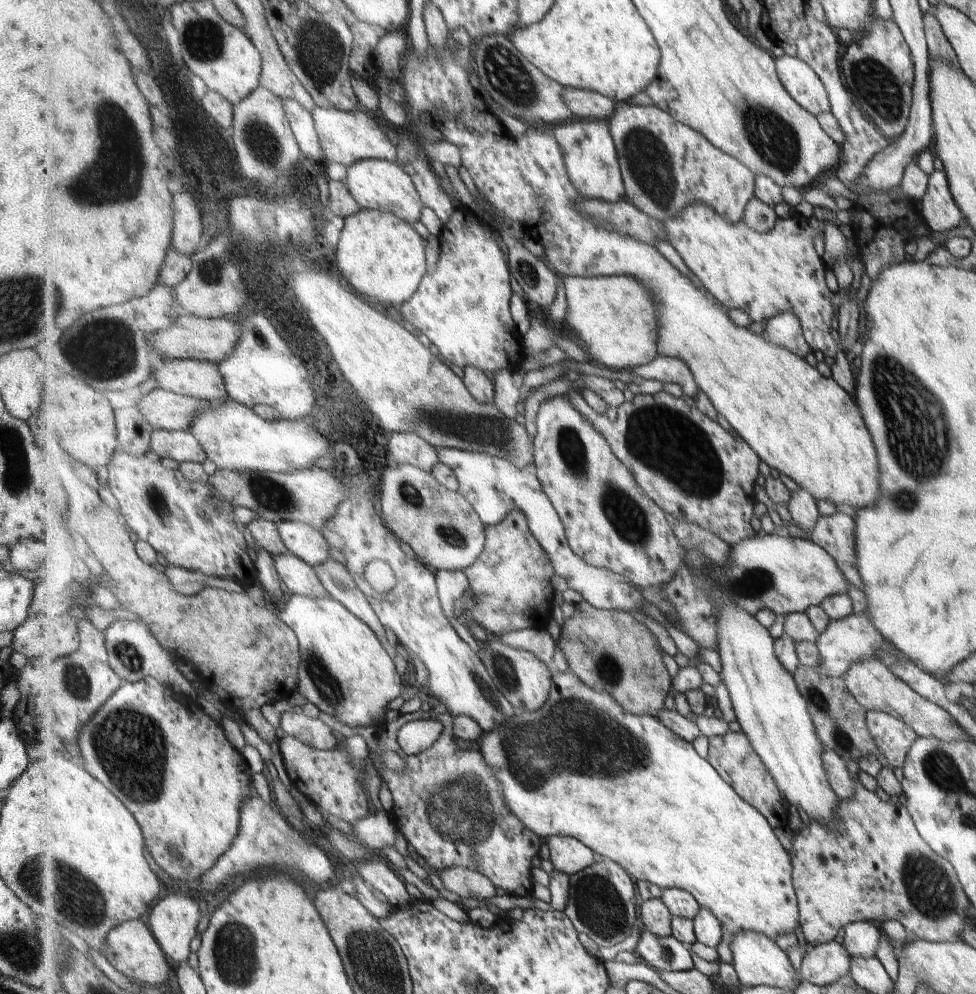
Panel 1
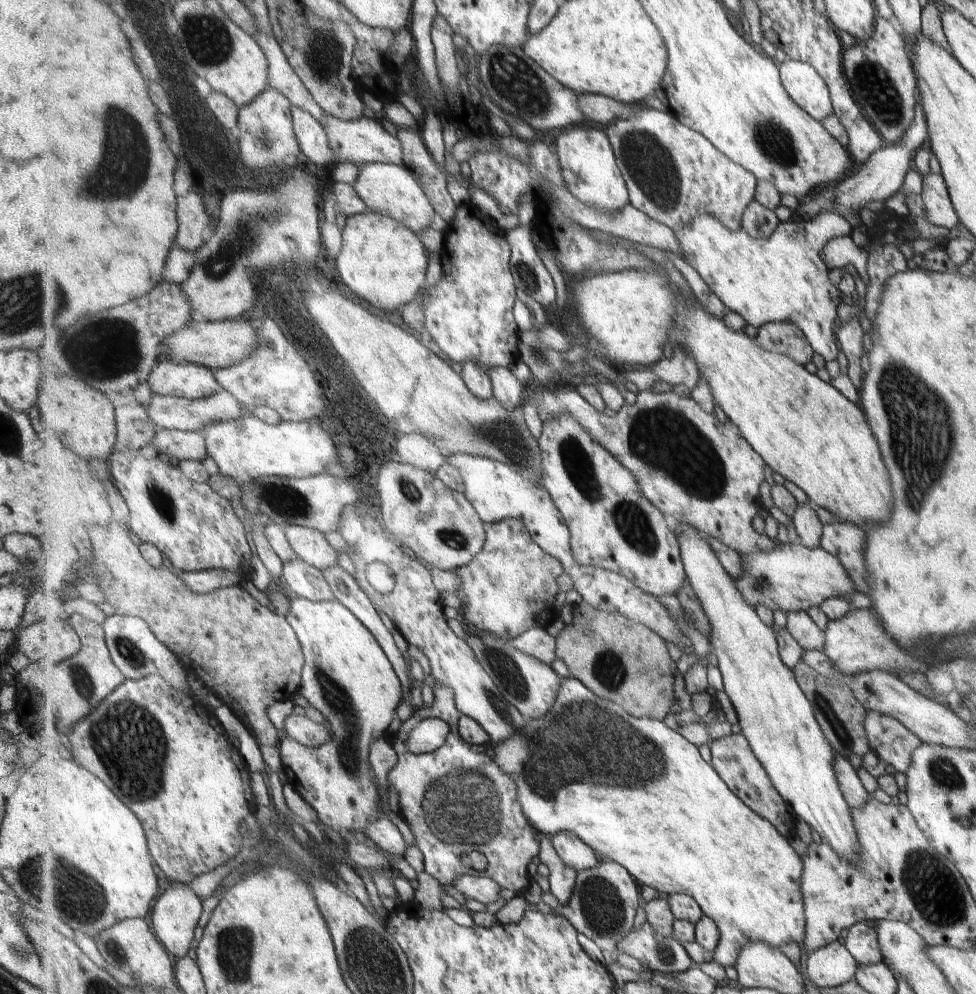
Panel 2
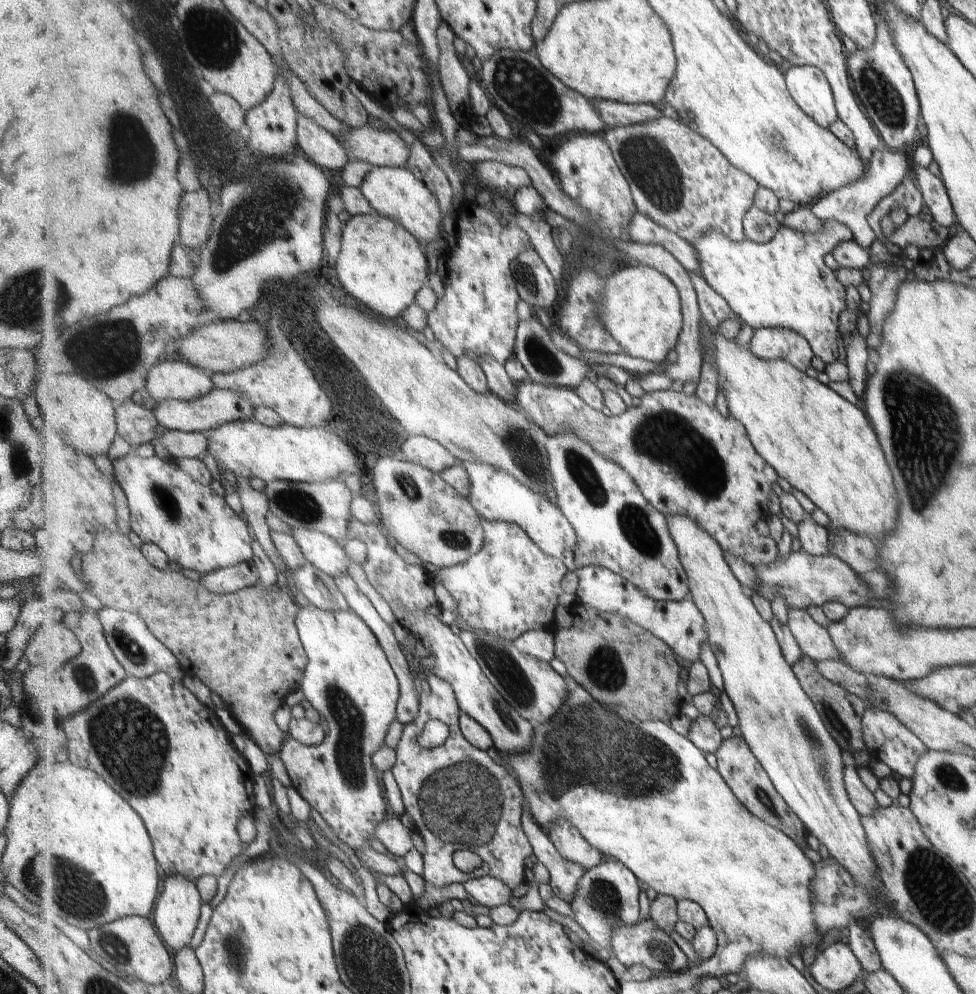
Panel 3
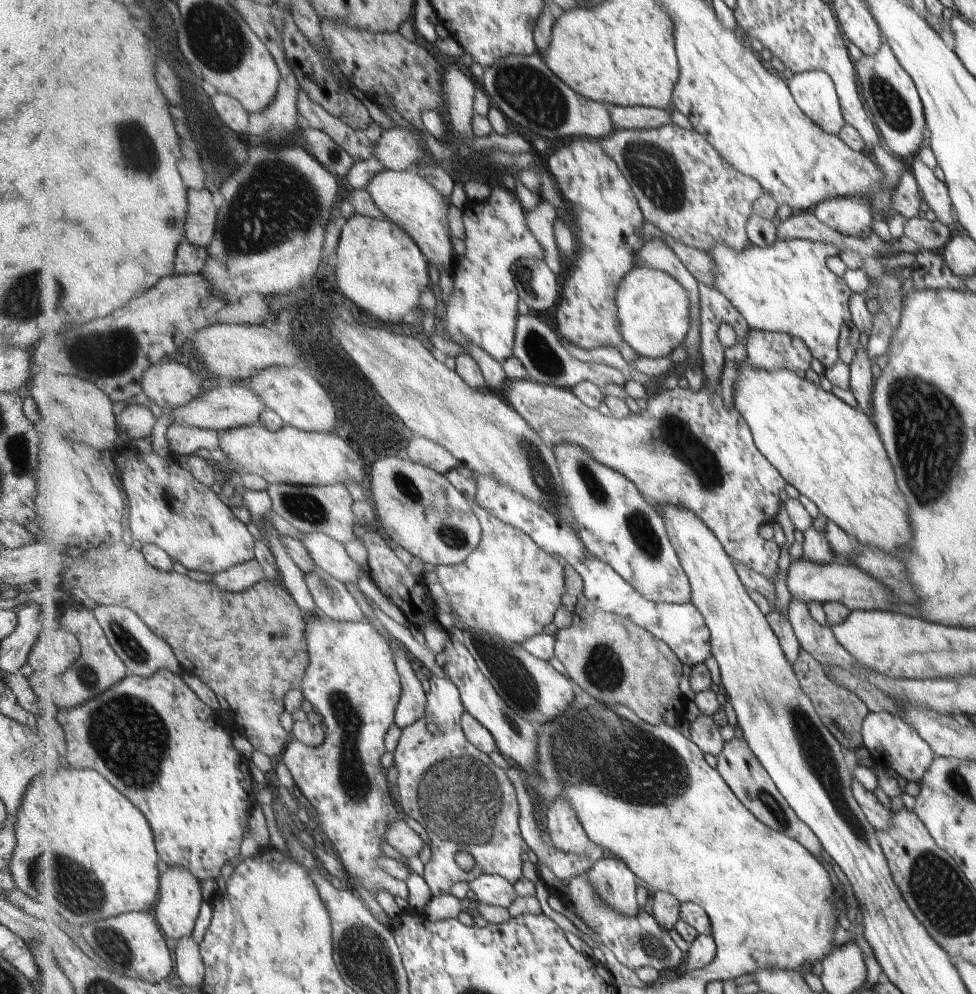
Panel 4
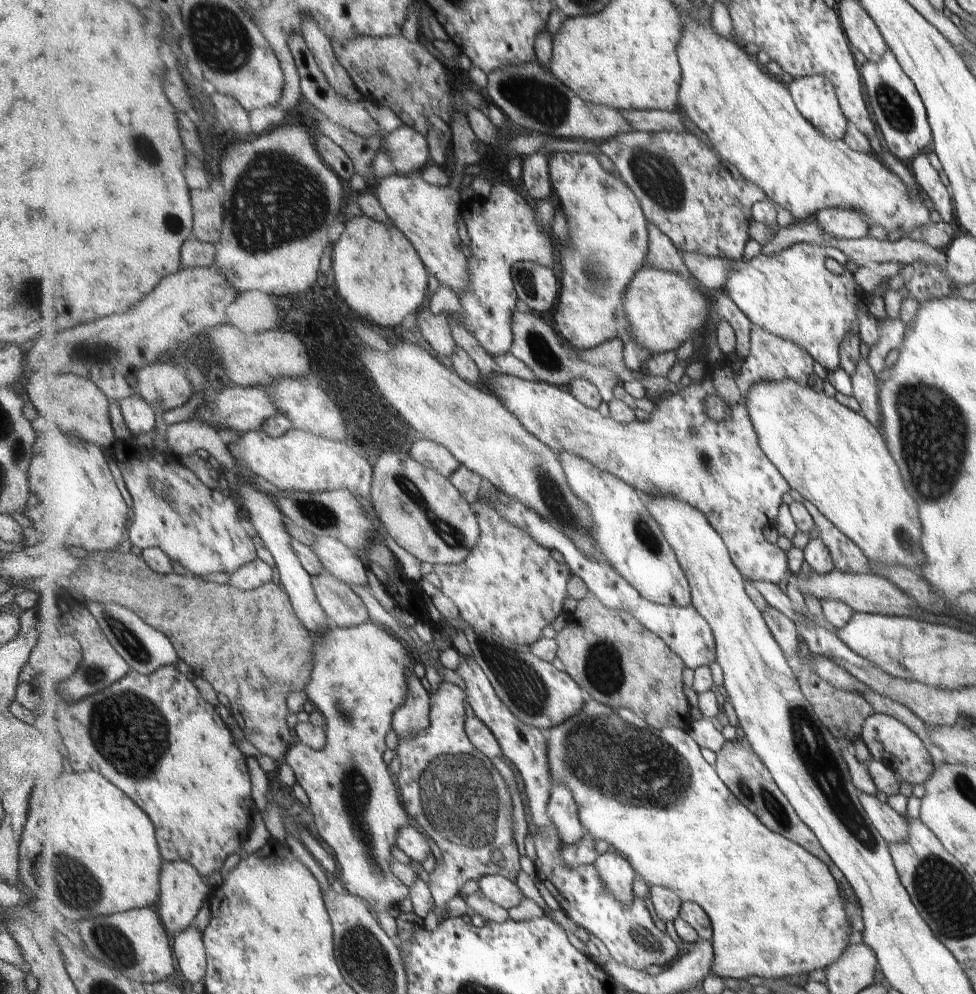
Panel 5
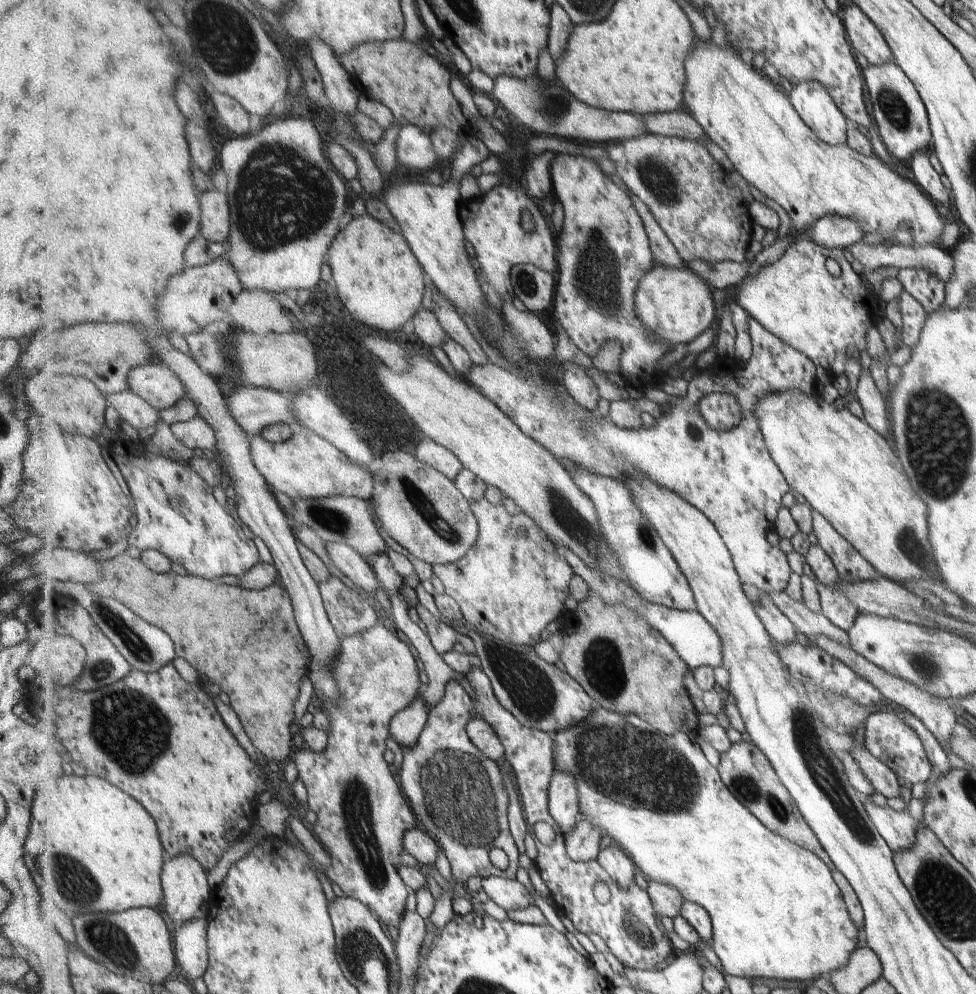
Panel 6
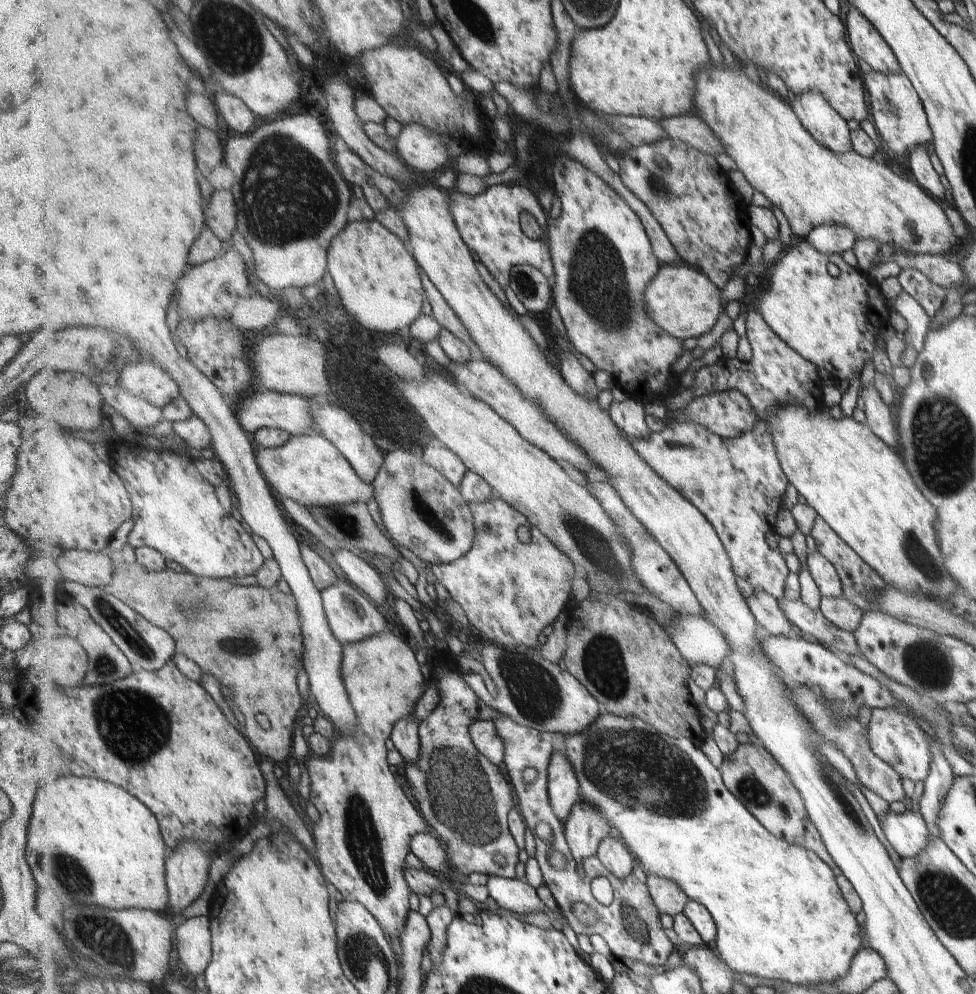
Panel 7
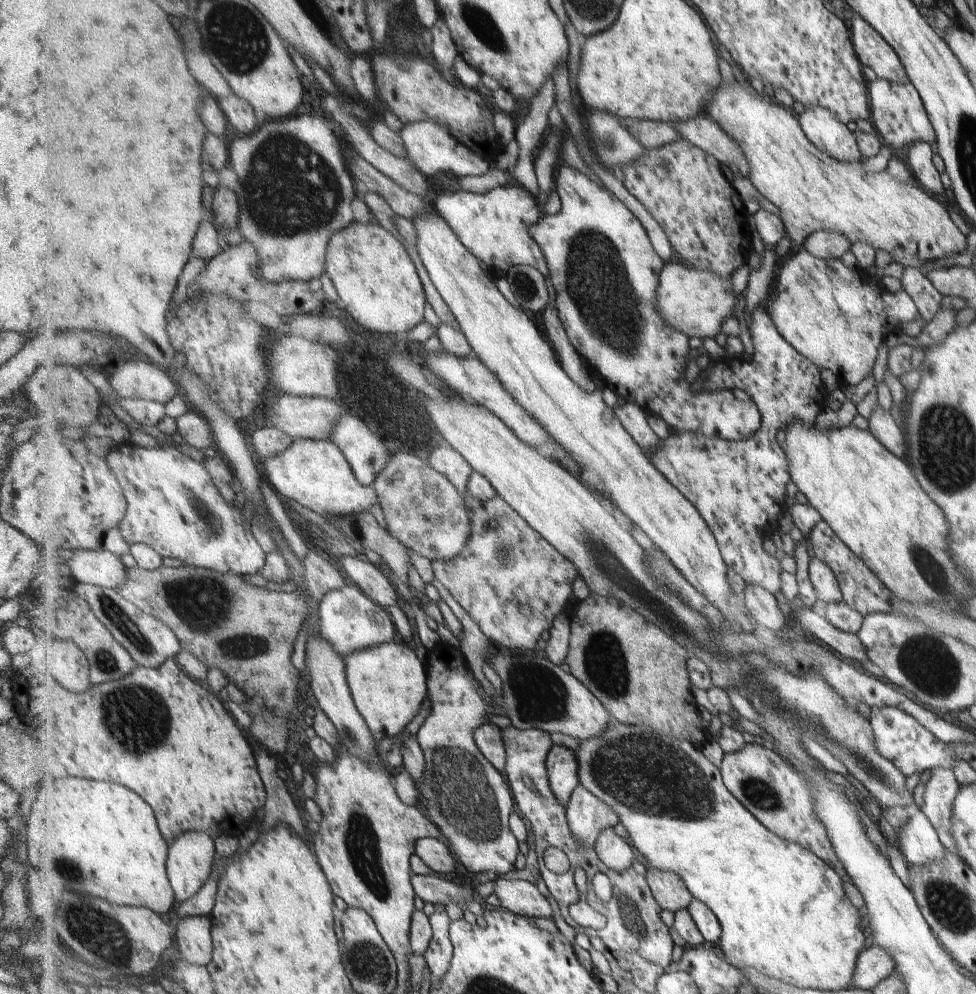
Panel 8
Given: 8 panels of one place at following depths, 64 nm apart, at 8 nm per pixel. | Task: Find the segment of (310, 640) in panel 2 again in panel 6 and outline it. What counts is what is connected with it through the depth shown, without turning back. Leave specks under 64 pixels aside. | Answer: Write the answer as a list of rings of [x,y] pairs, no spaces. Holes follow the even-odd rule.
[[[378,623],[375,627],[339,638],[340,645],[330,664],[330,674],[338,687],[338,703],[334,705],[331,701],[325,701],[323,706],[330,717],[328,748],[325,751],[313,751],[303,746],[295,749],[290,760],[307,789],[307,806],[317,815],[314,832],[332,859],[331,867],[324,870],[326,877],[336,883],[347,897],[368,905],[382,923],[388,922],[398,928],[407,912],[405,902],[411,893],[399,875],[398,866],[402,863],[402,853],[405,851],[406,833],[416,828],[417,816],[391,774],[391,768],[385,760],[385,750],[394,717],[414,702],[423,685],[411,648],[399,640],[391,625]]]

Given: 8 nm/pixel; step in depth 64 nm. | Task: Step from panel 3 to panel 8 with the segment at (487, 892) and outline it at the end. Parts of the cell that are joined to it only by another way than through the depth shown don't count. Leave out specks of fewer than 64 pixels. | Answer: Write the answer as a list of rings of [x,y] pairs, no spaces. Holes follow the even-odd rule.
[[[497,878],[494,885],[494,892],[502,908],[529,918],[553,920],[553,908],[549,900],[539,892],[539,888],[531,880]]]

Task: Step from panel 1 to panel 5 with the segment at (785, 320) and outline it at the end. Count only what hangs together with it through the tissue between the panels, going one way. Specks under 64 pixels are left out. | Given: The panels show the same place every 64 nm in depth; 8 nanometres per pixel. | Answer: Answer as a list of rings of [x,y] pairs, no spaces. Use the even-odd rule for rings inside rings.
[[[751,324],[751,351],[736,374],[731,372],[728,362],[724,361],[721,366],[711,368],[711,374],[700,382],[692,382],[675,394],[666,394],[655,400],[655,408],[649,414],[649,419],[645,422],[635,420],[633,423],[621,423],[611,416],[603,416],[599,410],[588,408],[579,401],[569,388],[557,387],[537,378],[524,380],[501,372],[497,376],[487,378],[481,372],[483,380],[480,386],[498,396],[502,403],[522,420],[523,426],[555,453],[568,451],[583,456],[600,470],[633,485],[644,496],[674,497],[703,512],[726,542],[731,559],[742,576],[747,580],[766,581],[776,585],[783,580],[789,564],[785,550],[765,540],[763,528],[773,525],[773,521],[780,514],[783,496],[791,490],[791,486],[762,450],[758,433],[746,408],[746,399],[751,386],[761,380],[779,381],[788,377],[803,385],[809,384],[809,376],[813,374],[813,361],[813,356],[801,345]],[[715,397],[727,400],[730,411],[730,415],[721,421],[714,420],[706,408],[707,399]]]

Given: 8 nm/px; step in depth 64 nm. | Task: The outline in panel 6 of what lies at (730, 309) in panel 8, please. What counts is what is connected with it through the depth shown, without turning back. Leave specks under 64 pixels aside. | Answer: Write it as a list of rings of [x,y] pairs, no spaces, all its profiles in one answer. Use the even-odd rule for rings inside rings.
[[[656,265],[643,276],[638,285],[635,313],[646,325],[646,330],[667,345],[688,343],[714,326],[716,322],[713,288],[705,283],[691,268],[666,268]]]

